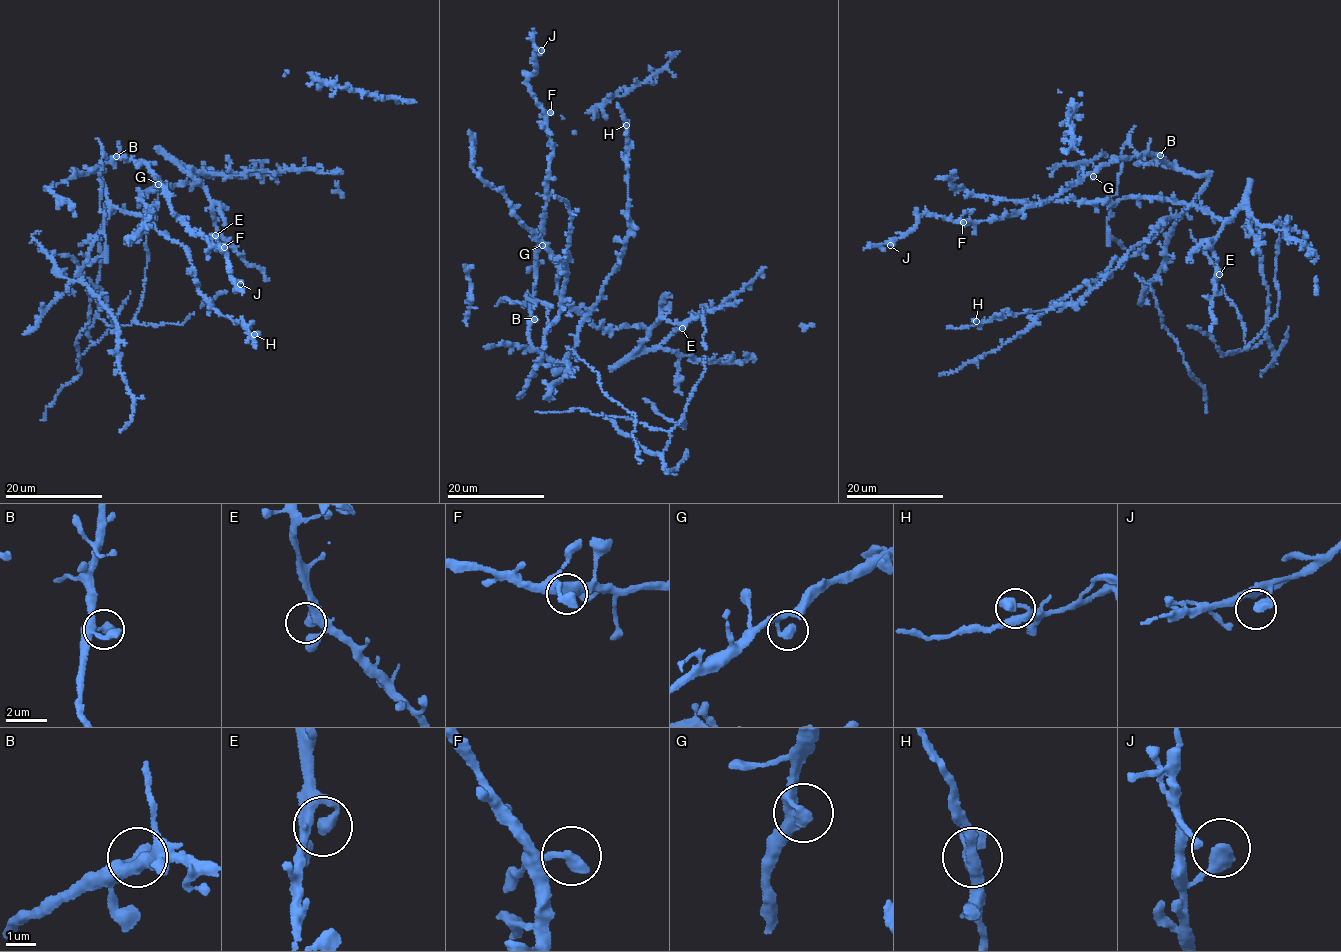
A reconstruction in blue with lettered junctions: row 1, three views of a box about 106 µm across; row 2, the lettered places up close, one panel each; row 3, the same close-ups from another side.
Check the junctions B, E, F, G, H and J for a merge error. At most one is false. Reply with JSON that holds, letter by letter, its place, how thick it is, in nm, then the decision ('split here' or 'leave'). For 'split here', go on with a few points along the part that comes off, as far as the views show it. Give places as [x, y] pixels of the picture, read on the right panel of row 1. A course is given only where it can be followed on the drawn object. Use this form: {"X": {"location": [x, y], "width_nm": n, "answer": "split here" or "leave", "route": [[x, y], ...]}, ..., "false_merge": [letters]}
{"B": {"location": [1160, 155], "width_nm": 420, "answer": "leave"}, "E": {"location": [1219, 274], "width_nm": 400, "answer": "leave"}, "F": {"location": [963, 222], "width_nm": 440, "answer": "leave"}, "G": {"location": [1093, 176], "width_nm": 400, "answer": "leave"}, "H": {"location": [976, 321], "width_nm": 550, "answer": "leave"}, "J": {"location": [890, 245], "width_nm": 460, "answer": "leave"}, "false_merge": []}

